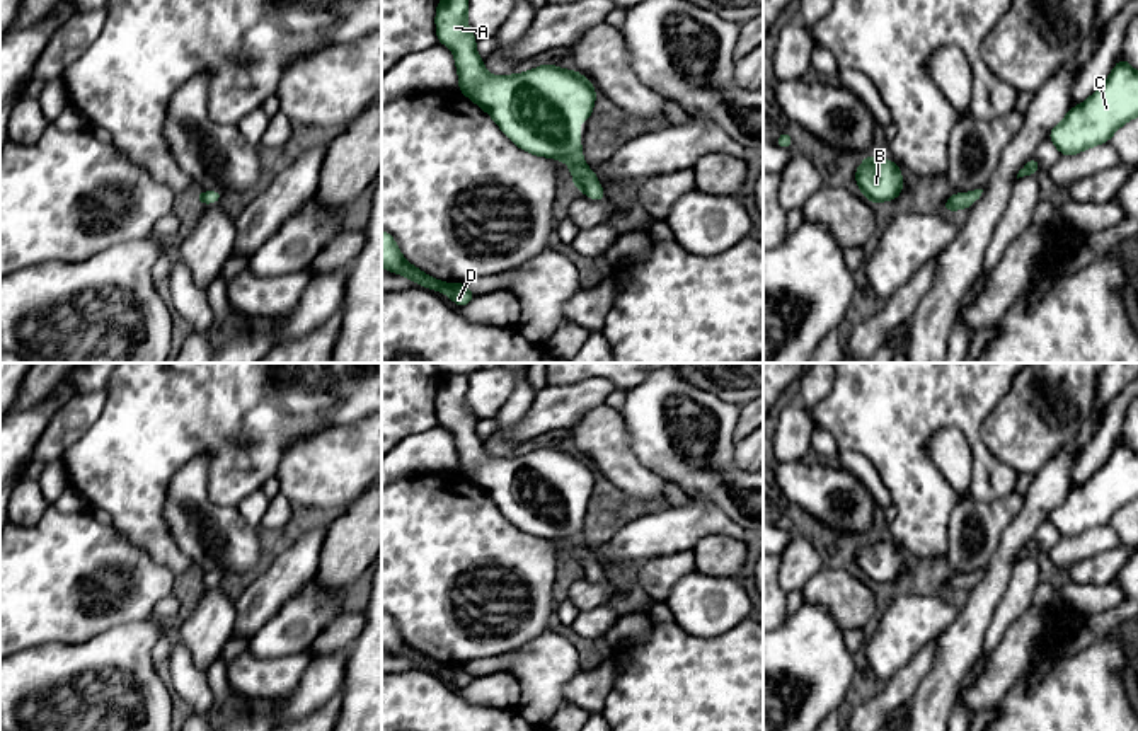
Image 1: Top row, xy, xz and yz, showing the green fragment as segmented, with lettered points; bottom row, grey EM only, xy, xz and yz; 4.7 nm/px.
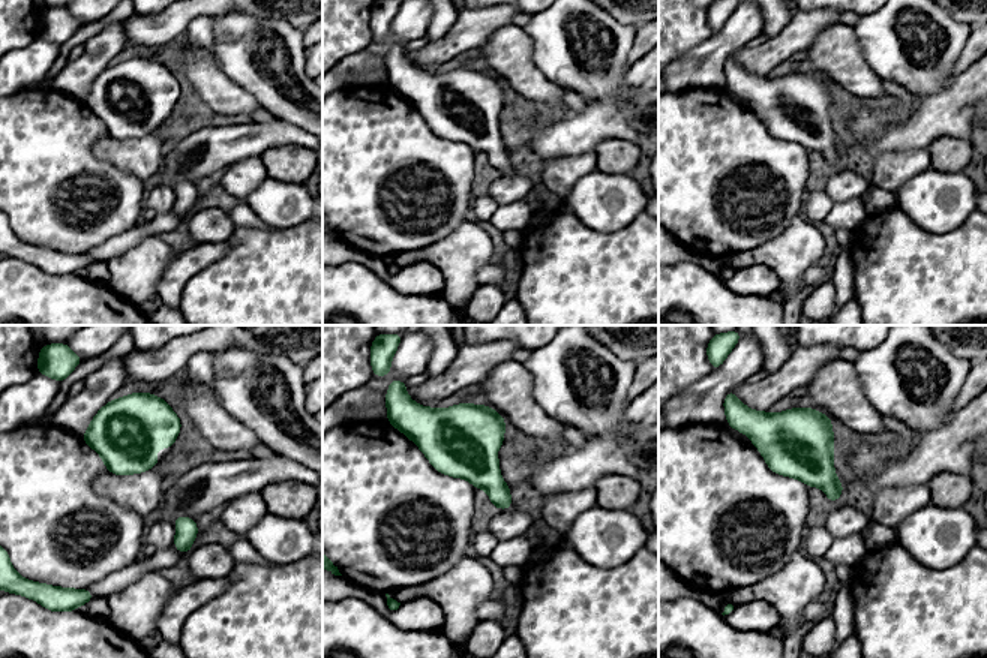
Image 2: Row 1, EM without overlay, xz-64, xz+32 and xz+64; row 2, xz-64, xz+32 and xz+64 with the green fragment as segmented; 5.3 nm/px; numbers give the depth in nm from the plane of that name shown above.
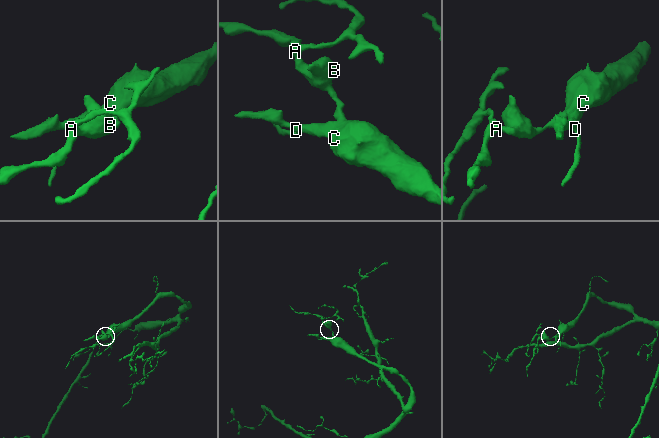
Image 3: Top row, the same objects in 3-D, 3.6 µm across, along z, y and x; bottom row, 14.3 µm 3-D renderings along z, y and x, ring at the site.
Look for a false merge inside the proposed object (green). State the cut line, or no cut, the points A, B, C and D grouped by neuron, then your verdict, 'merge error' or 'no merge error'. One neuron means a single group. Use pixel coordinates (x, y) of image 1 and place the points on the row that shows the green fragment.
cut none; groups A B C D; no merge error

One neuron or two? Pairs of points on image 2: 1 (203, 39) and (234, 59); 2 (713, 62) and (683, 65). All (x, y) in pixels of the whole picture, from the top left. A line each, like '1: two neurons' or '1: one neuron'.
1: two neurons
2: one neuron

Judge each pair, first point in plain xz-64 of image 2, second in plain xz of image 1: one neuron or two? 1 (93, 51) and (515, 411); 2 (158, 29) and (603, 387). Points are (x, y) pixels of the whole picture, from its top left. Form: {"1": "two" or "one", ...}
{"1": "one", "2": "one"}

